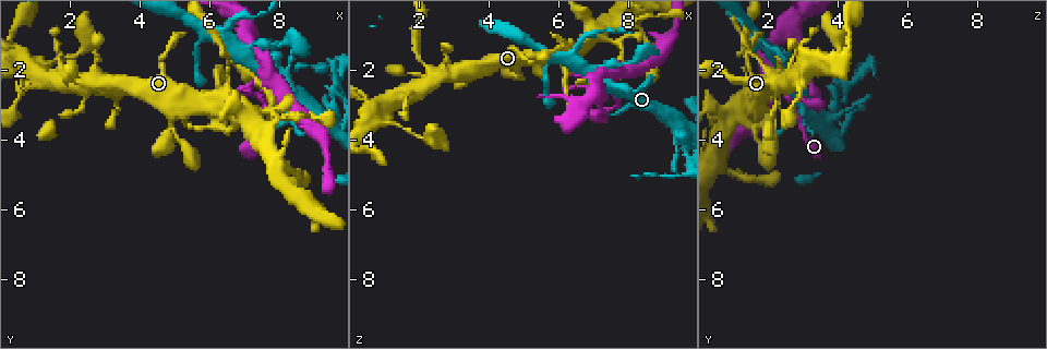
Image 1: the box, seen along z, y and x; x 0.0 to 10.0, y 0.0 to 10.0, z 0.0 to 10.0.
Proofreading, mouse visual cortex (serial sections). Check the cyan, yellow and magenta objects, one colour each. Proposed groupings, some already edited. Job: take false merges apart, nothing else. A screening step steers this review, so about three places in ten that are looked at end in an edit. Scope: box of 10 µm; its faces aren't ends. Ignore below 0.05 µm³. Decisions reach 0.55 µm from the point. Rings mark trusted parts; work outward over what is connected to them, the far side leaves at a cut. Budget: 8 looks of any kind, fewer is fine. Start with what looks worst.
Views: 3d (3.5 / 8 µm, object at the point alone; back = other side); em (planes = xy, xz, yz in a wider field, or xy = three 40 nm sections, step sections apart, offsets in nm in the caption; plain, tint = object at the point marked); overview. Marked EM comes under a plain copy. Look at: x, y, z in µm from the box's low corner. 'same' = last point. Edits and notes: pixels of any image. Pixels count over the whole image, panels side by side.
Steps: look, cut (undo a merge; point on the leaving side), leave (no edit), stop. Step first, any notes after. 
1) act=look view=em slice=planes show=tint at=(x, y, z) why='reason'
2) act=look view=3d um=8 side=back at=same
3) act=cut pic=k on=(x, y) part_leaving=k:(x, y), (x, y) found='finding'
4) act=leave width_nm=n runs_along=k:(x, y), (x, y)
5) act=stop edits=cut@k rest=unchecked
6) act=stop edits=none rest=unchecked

act=look view=3d um=3.5 side=back at=(6.10, 3.10, 1.60) why='thin arm on a thick one'

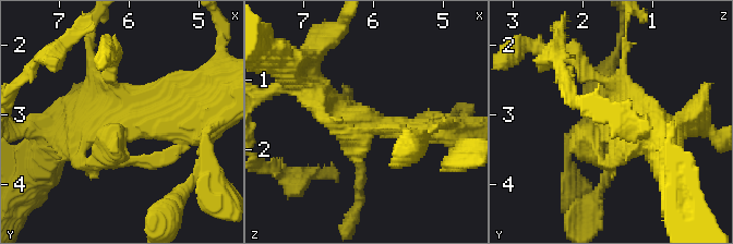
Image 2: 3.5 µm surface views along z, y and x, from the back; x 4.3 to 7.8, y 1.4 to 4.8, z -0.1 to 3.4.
act=look view=em slice=xy step=3 show=tint at=(6.05, 3.15, 1.65) why='need the tissue'

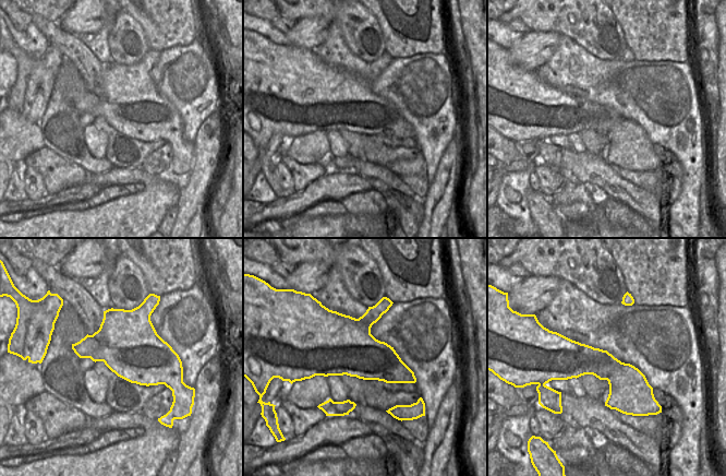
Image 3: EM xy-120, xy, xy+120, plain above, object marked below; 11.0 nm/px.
act=leave runs_along=2:(439, 129), (374, 125), (308, 89) found='all the same cell'

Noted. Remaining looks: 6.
act=look view=3d um=3.5 at=(6.00, 1.00, 1.70) why='four or more arms meet'

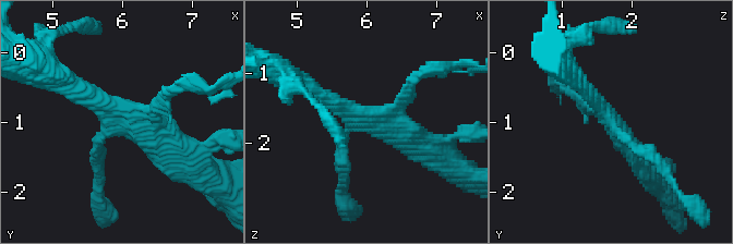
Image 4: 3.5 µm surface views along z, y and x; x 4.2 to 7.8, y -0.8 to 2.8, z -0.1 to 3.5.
act=look view=em slice=xy step=2 show=tint at=(6.00, 0.90, 1.70) arms=4 arm_widths_nm=150,150,250,300

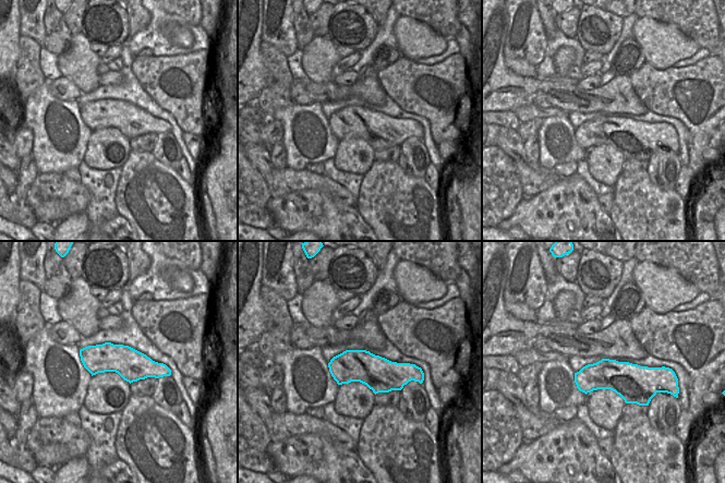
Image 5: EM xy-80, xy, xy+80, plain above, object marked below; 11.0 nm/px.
act=leave runs_along=4:(180, 150), (67, 81) found='one cell here'

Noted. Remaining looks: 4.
act=look view=3d um=3.5 at=(2.50, 2.40, 2.20) why='four arms meet'

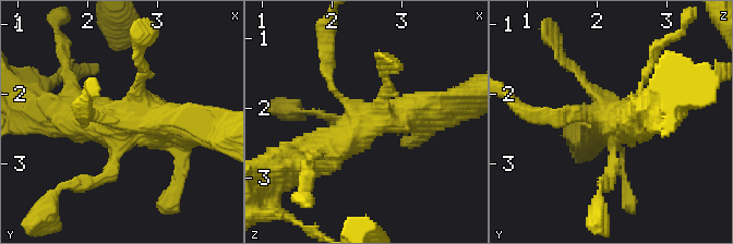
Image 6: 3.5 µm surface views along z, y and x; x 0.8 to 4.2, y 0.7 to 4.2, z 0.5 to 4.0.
act=look view=em slice=xy step=3 show=tint at=(2.45, 2.40, 2.20)

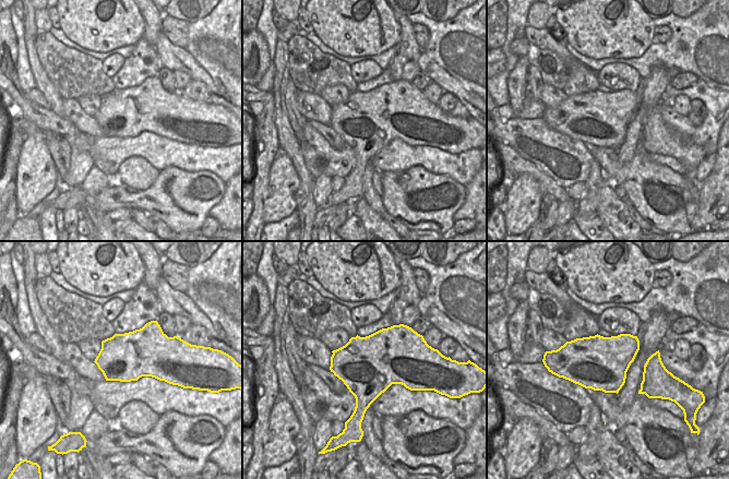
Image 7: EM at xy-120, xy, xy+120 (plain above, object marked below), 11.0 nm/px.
act=leave runs_along=6:(434, 106), (364, 120), (303, 159) found='all the same cell'

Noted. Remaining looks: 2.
act=look view=3d um=3.5 at=(0.95, 1.90, 3.45) why='four or more arms meet'

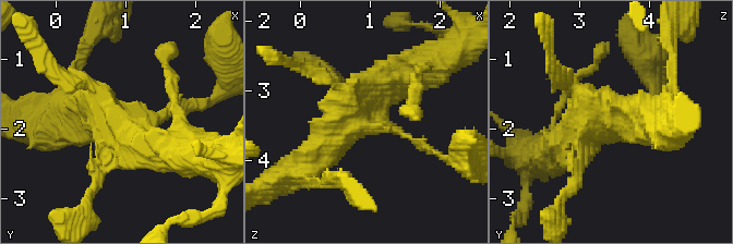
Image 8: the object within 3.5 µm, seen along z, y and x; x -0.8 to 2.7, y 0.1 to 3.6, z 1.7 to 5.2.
act=look view=em slice=xy step=2 show=tint at=same why='now the EM'

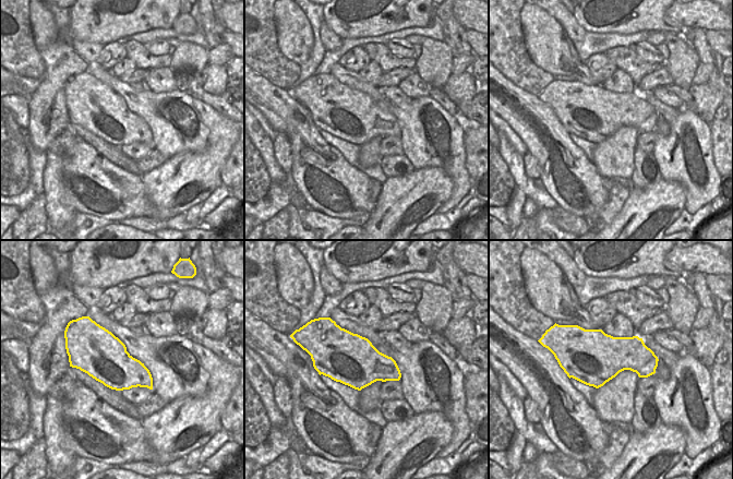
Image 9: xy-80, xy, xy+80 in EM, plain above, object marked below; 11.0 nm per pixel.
act=leave runs_along=8:(405, 75), (358, 102), (308, 165) found='continuous, no second cell'

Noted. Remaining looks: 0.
act=stop edits=none rest=unchecked

